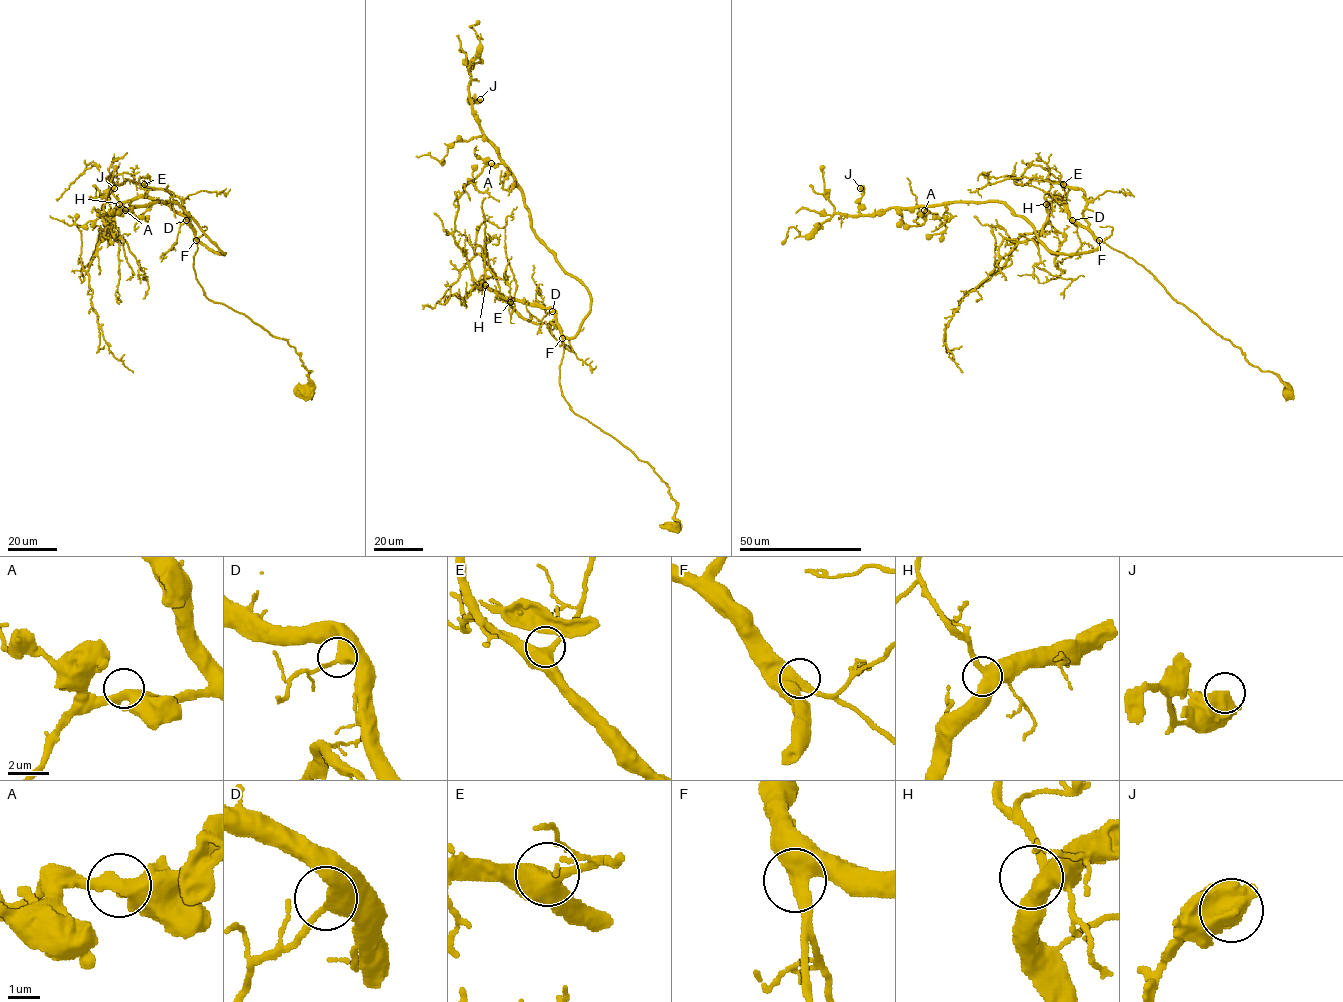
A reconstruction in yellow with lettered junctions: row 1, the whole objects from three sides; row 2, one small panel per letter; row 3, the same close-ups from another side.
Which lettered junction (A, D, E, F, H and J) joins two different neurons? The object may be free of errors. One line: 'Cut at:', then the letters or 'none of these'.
Cut at: none of these

